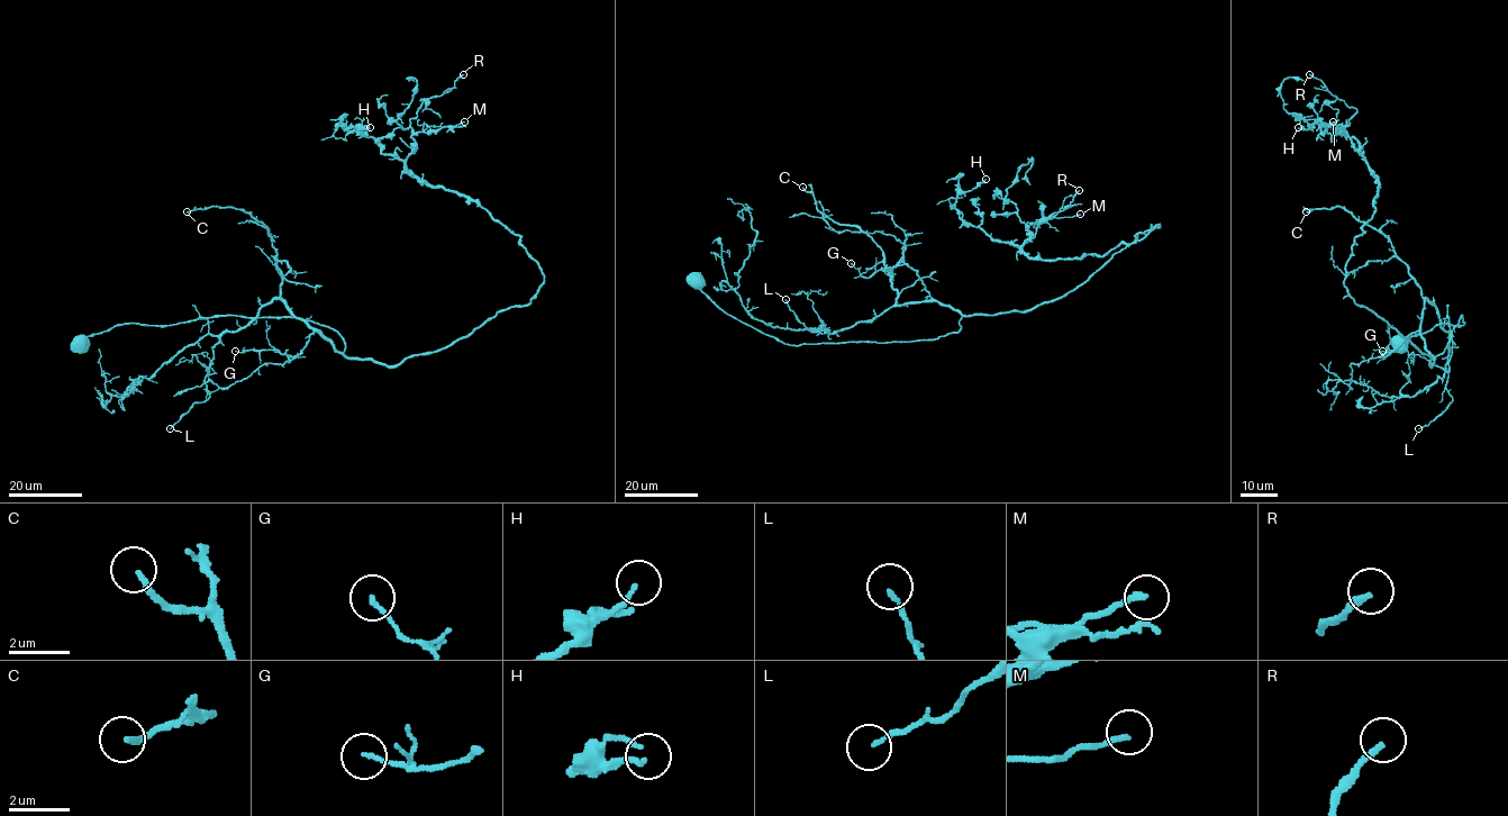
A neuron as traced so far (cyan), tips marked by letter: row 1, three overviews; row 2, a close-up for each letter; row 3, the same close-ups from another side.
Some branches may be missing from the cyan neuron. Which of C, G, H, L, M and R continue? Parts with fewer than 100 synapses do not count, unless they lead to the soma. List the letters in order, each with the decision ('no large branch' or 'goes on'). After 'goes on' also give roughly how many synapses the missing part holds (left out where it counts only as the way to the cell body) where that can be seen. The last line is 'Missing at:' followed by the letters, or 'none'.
C: no large branch
G: no large branch
H: no large branch
L: no large branch
M: no large branch
R: no large branch
Missing at: none

